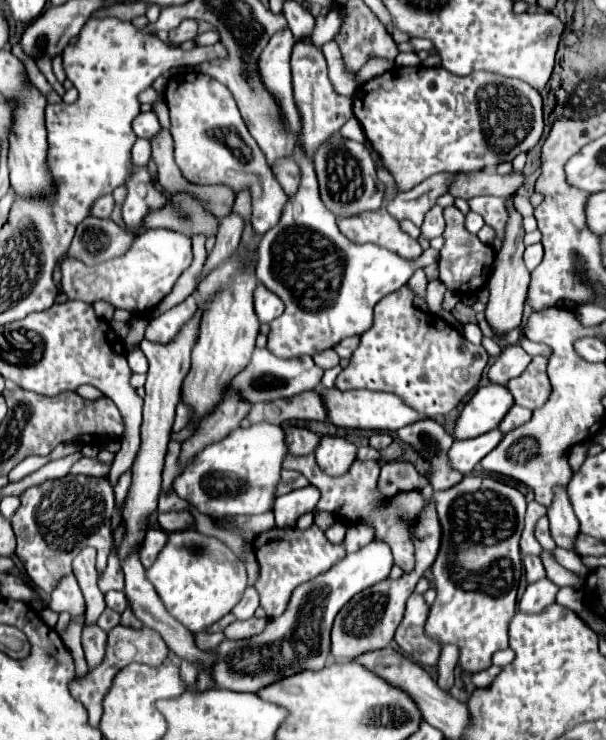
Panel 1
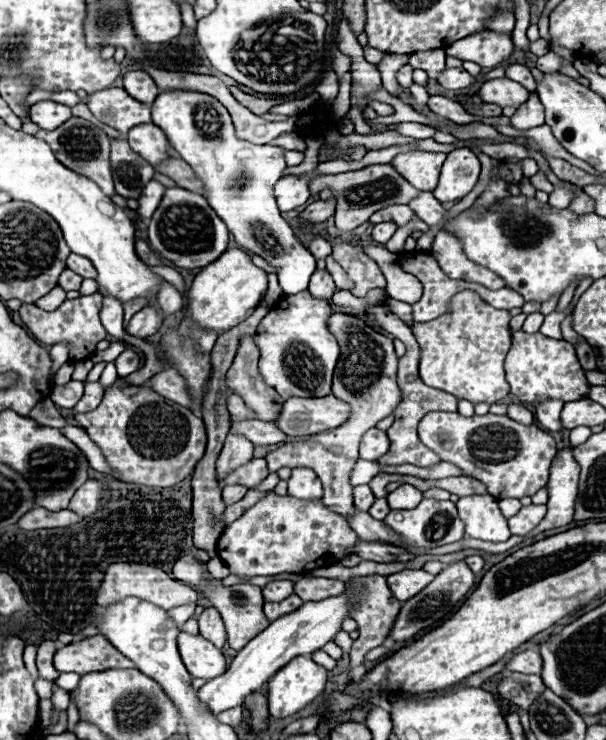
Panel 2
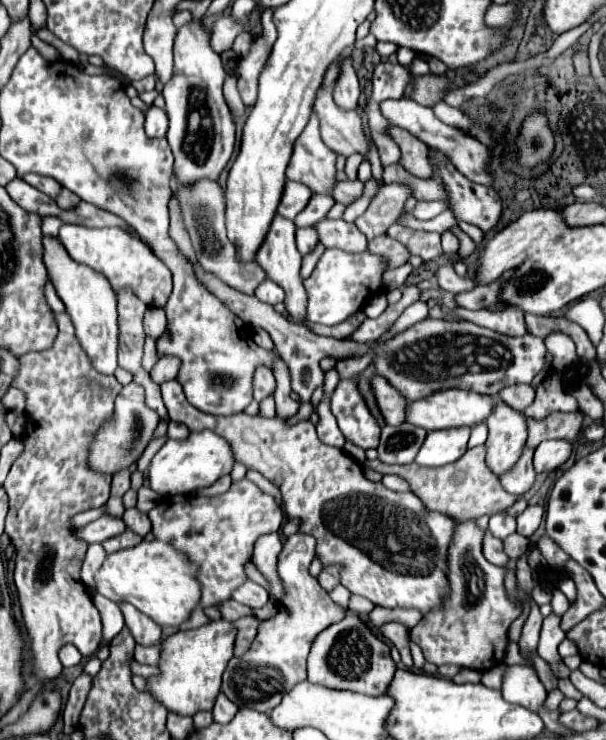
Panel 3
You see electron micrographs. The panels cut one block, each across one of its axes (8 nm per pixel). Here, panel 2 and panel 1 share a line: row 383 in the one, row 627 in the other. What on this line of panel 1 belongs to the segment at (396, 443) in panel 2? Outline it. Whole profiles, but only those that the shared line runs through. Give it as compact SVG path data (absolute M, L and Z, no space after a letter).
M412 594L406 602L404 618L394 634L396 644L420 666L436 666L440 654L440 648L436 648L436 644L424 636L428 608L430 606L424 602L422 594Z

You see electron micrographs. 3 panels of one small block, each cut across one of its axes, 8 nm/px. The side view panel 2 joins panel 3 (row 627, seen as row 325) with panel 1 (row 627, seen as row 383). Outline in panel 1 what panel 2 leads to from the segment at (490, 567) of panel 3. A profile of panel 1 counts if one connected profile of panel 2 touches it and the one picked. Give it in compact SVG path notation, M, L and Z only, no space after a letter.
M464 476L462 482L448 490L434 490L432 494L438 520L442 526L442 542L432 564L432 584L436 588L436 600L430 606L424 632L440 646L454 644L460 650L458 666L468 672L482 672L490 668L492 654L508 648L508 624L516 610L516 592L522 576L520 558L520 534L524 530L526 498L512 486L496 482L488 476Z

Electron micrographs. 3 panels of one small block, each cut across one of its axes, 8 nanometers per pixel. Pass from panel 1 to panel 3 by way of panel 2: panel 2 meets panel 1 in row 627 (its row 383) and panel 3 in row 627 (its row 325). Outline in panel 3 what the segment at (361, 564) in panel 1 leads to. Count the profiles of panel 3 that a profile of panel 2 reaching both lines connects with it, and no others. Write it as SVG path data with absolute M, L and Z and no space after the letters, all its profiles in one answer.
M294 534L284 542L278 560L278 574L286 588L286 596L280 602L282 606L274 618L260 624L250 650L242 658L234 656L224 672L222 692L240 708L252 708L266 714L272 712L292 686L306 680L306 658L312 638L346 614L346 610L334 604L328 592L320 588L318 580L308 574L310 560L314 560L314 546L316 540L306 534Z

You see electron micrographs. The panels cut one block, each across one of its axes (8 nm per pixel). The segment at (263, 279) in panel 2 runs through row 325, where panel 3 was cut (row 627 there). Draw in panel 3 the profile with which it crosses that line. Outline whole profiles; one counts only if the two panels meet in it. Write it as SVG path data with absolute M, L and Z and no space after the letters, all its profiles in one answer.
M214 620L194 630L180 630L172 634L160 656L160 676L148 680L150 694L168 710L184 716L194 716L198 710L212 710L216 694L220 692L222 674L234 656L236 626L230 620Z

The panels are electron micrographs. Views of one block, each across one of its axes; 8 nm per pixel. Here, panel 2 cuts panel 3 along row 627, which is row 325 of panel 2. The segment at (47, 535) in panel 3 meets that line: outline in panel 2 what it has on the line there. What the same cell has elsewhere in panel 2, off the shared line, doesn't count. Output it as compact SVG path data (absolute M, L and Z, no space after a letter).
M90 294L88 296L80 296L74 300L64 300L60 304L60 308L56 308L54 312L44 312L34 304L22 304L20 306L20 318L26 324L26 328L34 334L34 338L46 346L54 346L60 342L72 344L76 346L76 360L84 360L90 358L90 354L94 354L96 344L102 342L106 338L106 330L100 324L100 308L102 308L102 294Z

